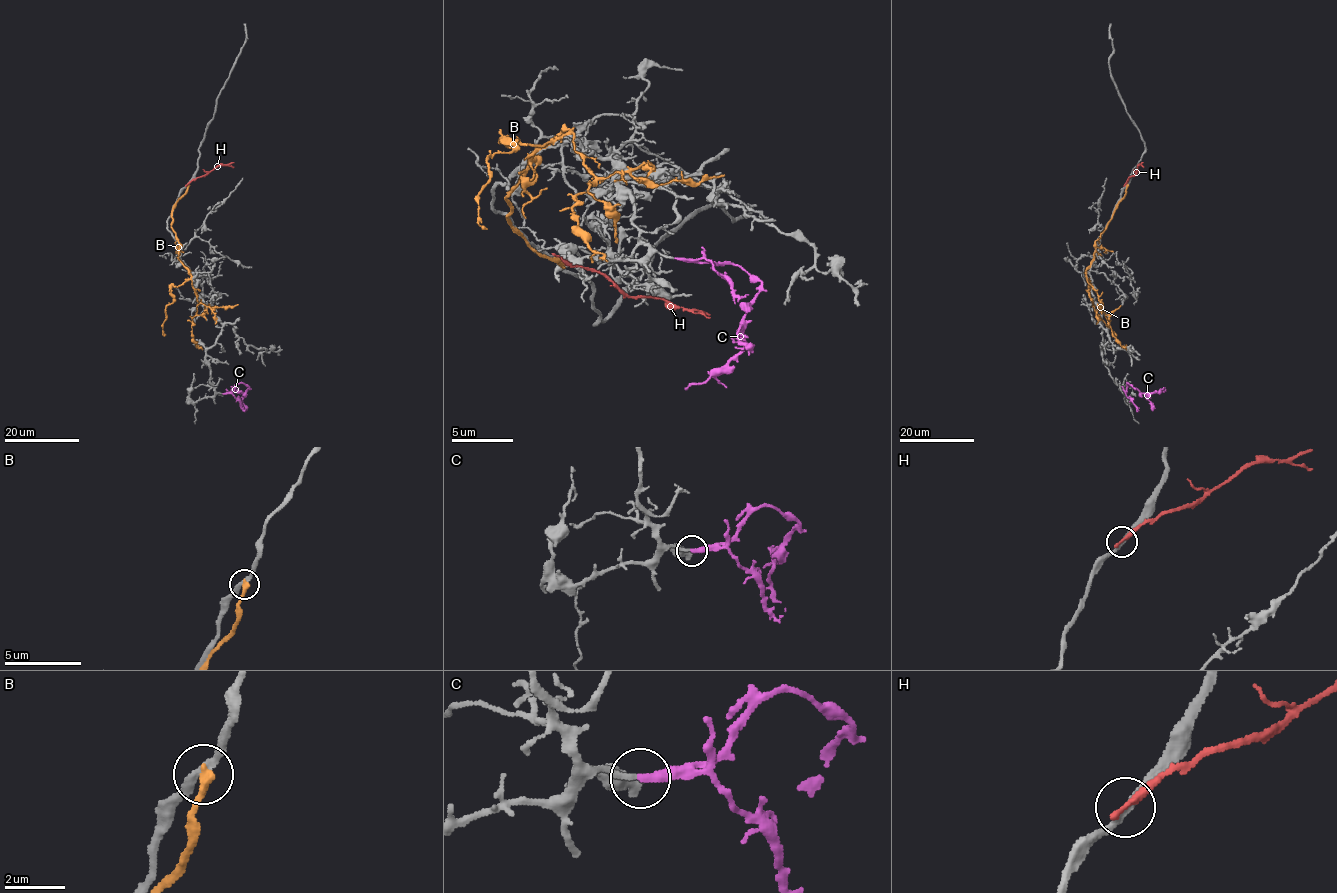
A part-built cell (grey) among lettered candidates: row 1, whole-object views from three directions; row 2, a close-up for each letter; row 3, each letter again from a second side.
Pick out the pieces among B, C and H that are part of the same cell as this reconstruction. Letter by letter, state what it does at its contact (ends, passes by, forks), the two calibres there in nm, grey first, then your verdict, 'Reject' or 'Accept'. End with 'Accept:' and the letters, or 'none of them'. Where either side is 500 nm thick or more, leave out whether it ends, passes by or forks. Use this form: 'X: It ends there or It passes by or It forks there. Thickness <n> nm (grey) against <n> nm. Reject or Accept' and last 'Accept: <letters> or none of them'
B: It ends there. Thickness 240 nm (grey) against 320 nm. Reject
C: It ends there. Thickness 180 nm (grey) against 280 nm. Accept
H: It ends there. Thickness 240 nm (grey) against 300 nm. Reject
Accept: C

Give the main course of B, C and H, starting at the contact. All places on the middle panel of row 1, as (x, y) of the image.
B: (561, 265), (509, 225), (506, 198), (561, 130), (595, 176), (574, 201), (577, 231), (607, 262)
C: (674, 259), (732, 265), (757, 286), (757, 298), (745, 314), (742, 350), (705, 381), (684, 390)
H: (558, 259), (607, 274), (629, 295), (662, 298), (711, 314)

